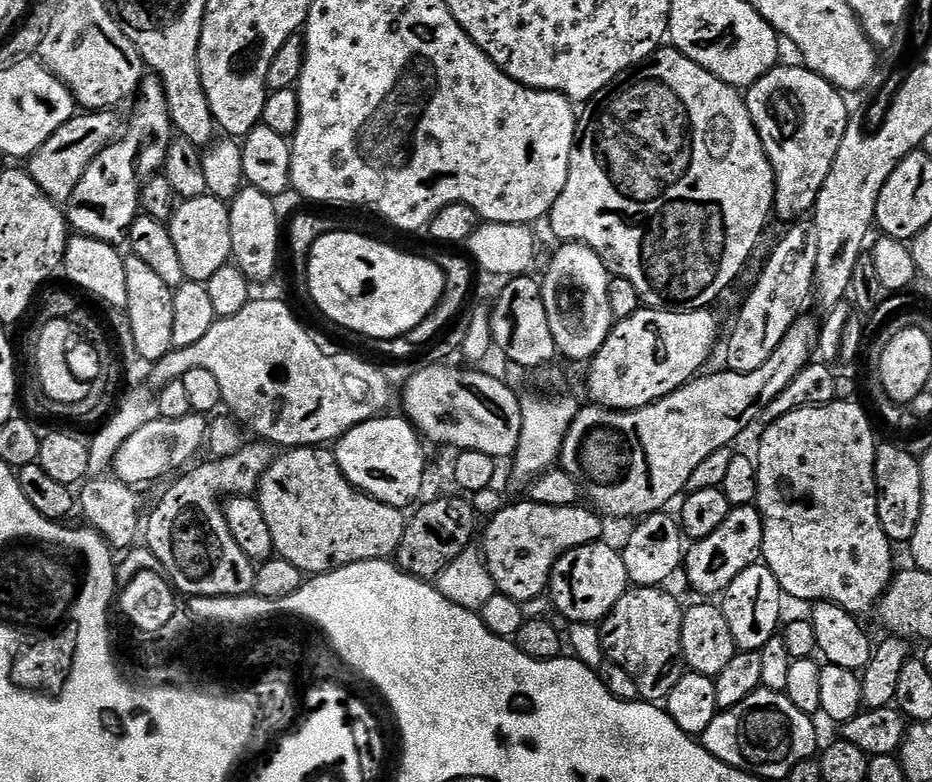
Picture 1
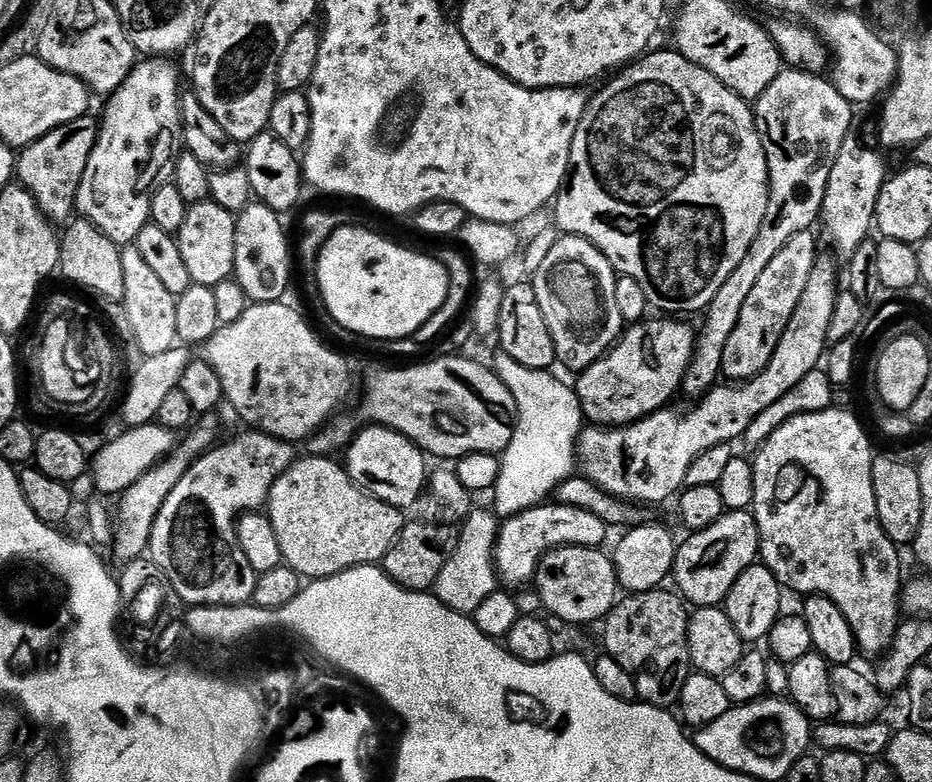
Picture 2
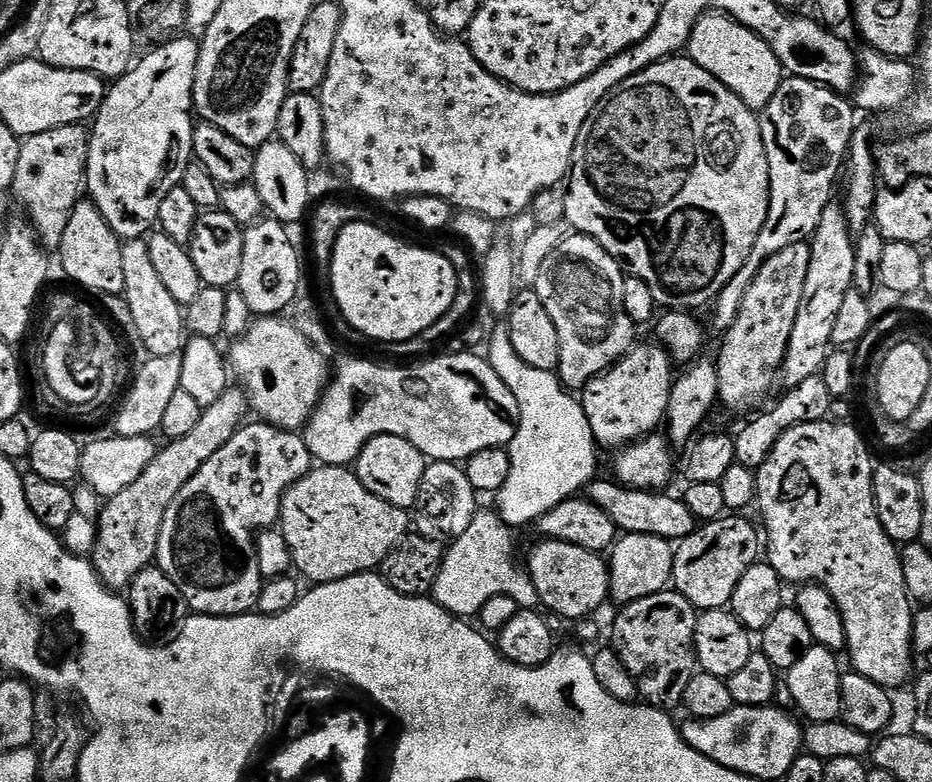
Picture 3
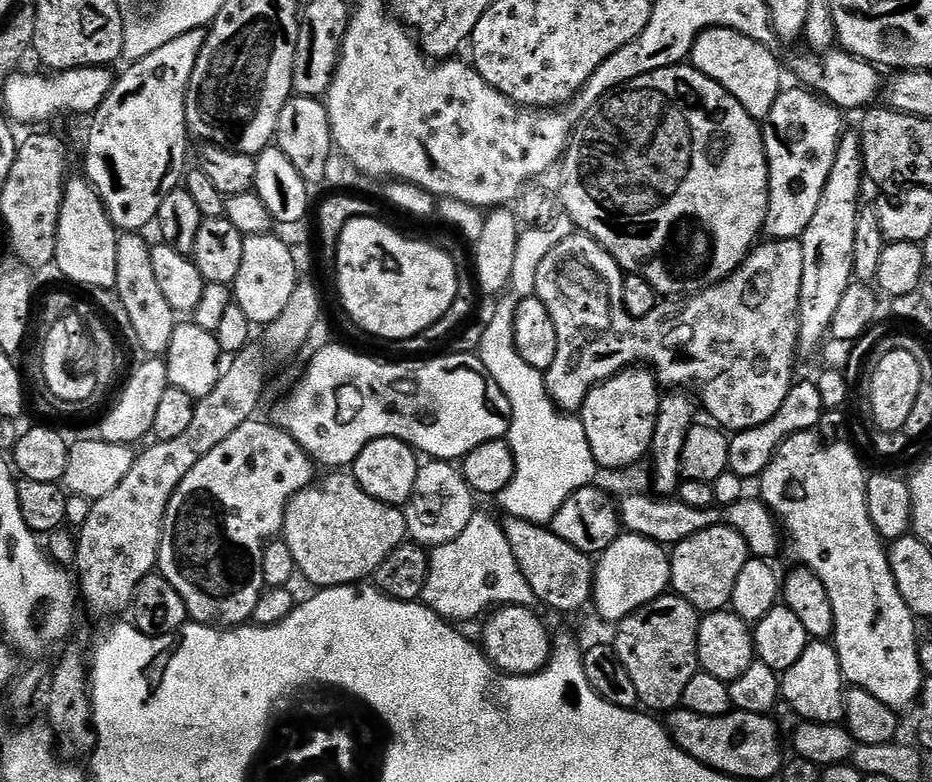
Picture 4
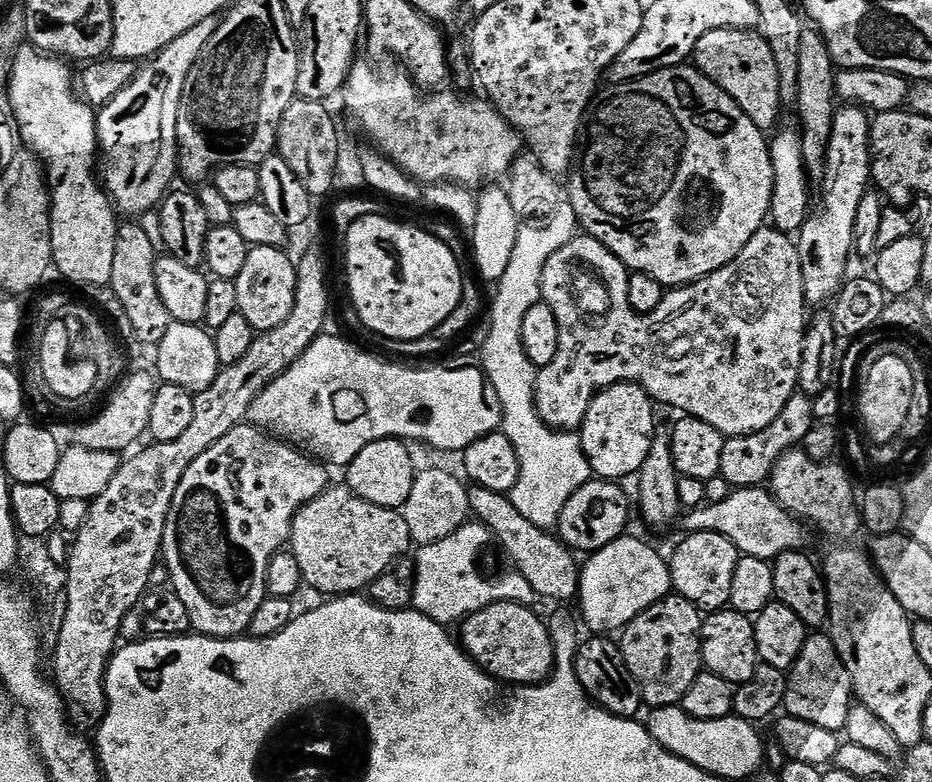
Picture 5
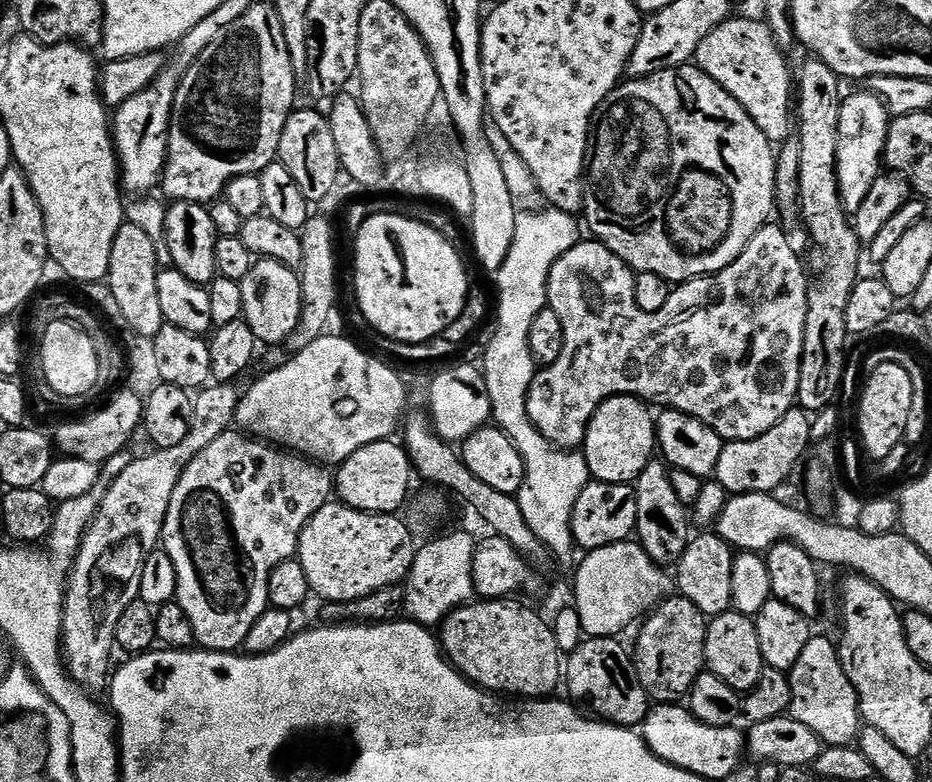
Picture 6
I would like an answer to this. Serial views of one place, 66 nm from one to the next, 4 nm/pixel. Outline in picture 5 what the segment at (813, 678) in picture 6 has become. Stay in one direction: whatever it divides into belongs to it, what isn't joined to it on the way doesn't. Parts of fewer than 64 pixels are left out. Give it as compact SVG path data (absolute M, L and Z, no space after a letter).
M809 635L808 641L802 646L802 654L798 654L794 666L787 673L787 678L783 706L783 711L787 715L797 716L806 722L814 722L814 726L823 726L825 730L837 734L843 733L850 718L854 693L850 674L840 660L831 635Z

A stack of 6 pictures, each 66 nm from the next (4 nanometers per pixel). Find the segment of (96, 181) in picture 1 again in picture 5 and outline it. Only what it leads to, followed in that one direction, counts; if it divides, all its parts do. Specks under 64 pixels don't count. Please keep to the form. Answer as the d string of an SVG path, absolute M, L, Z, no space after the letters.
M211 16L206 22L198 22L198 26L186 30L186 34L174 38L170 46L151 57L132 81L99 109L96 117L100 143L98 172L105 192L113 205L123 215L124 212L128 215L125 217L140 218L152 207L153 211L173 187L172 179L177 179L180 163L178 110L182 90L186 78L190 78L190 70L194 70L194 62L198 62L206 42L214 38L214 30L218 30L219 25L220 20Z

